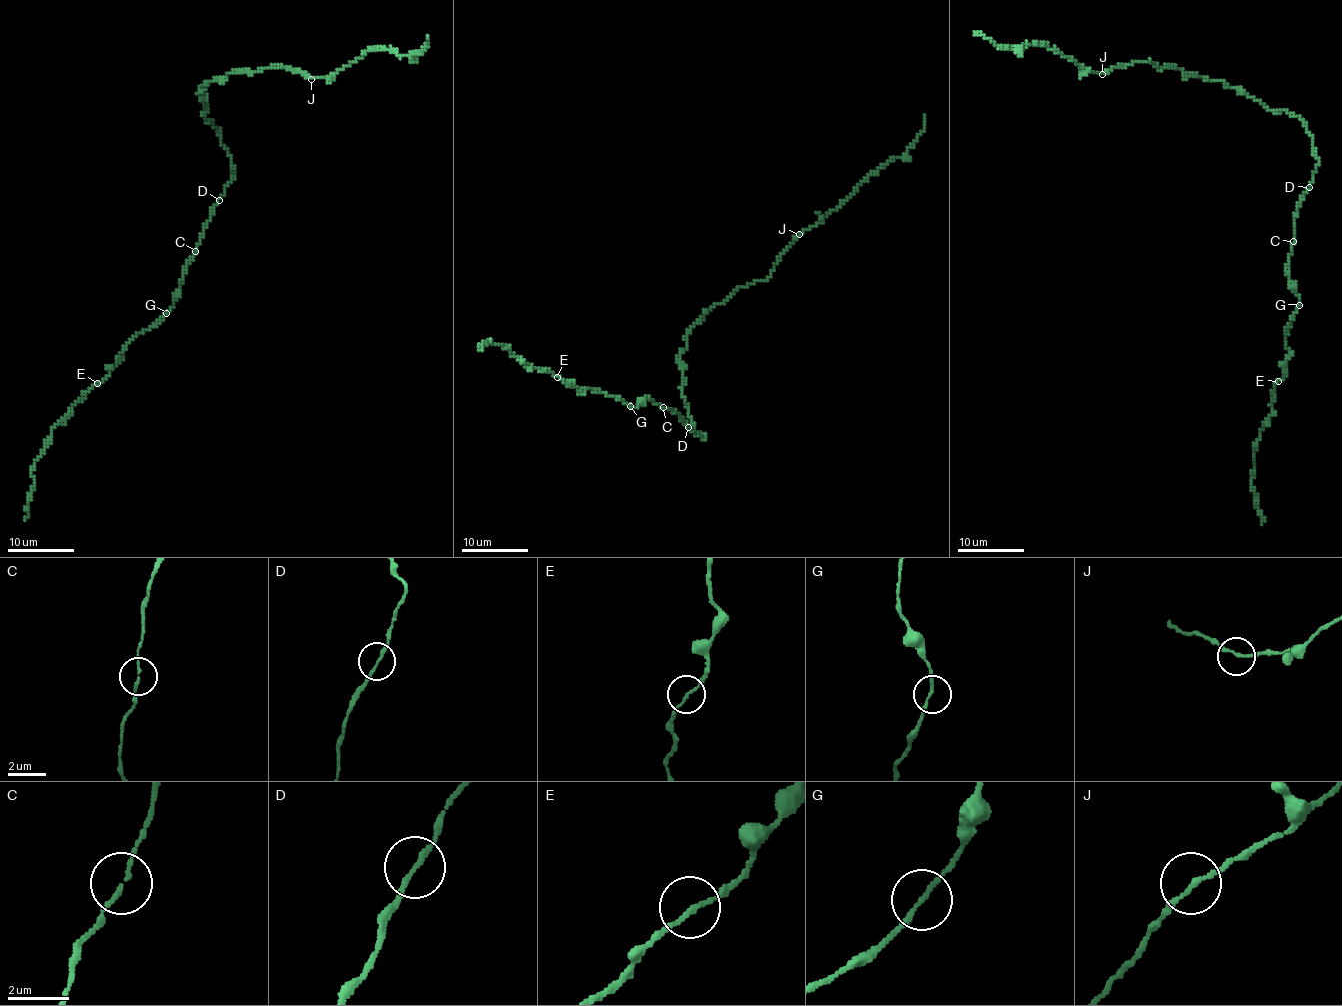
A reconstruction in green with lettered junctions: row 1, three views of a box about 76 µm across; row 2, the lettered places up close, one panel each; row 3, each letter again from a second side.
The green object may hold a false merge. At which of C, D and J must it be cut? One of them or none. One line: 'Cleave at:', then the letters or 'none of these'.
Cleave at: none of these

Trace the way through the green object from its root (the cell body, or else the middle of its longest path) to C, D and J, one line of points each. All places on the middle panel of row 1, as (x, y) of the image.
C: (695, 429), (676, 412), (663, 407)
D: (695, 429), (704, 439), (688, 427)
J: (695, 429), (681, 390), (685, 382), (679, 353), (686, 347), (686, 332), (736, 289), (763, 281), (799, 234)

